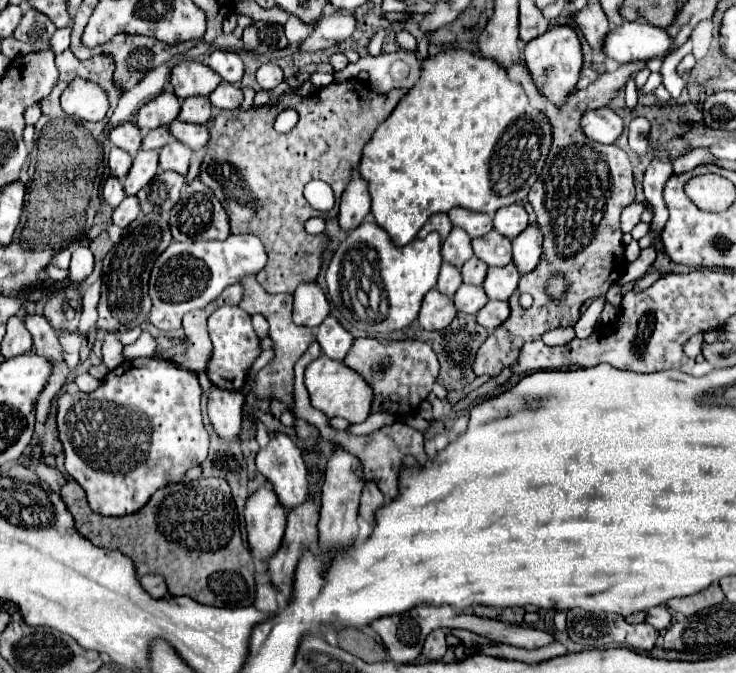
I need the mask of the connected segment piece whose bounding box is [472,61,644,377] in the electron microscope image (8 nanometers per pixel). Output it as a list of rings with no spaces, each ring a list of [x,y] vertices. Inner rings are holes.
[[[642,61],[626,63],[614,71],[608,71],[586,89],[574,89],[562,105],[552,105],[542,95],[546,117],[552,123],[554,141],[540,179],[528,193],[528,201],[534,207],[538,227],[544,235],[544,257],[534,271],[520,277],[518,289],[508,301],[512,307],[510,319],[496,327],[496,331],[488,335],[486,343],[480,345],[480,351],[472,363],[476,375],[498,375],[504,367],[516,363],[524,343],[540,339],[544,331],[574,325],[580,319],[580,307],[584,301],[606,295],[610,285],[624,275],[626,259],[622,247],[620,213],[634,201],[636,195],[632,183],[632,165],[626,151],[620,147],[586,139],[580,131],[580,117],[584,109],[606,107],[614,93],[624,87],[628,77],[640,69],[644,69]],[[556,273],[562,273],[568,281],[568,291],[560,301],[552,301],[552,297],[546,293],[548,279]],[[522,293],[530,293],[534,297],[530,309],[520,307],[518,297]]]

